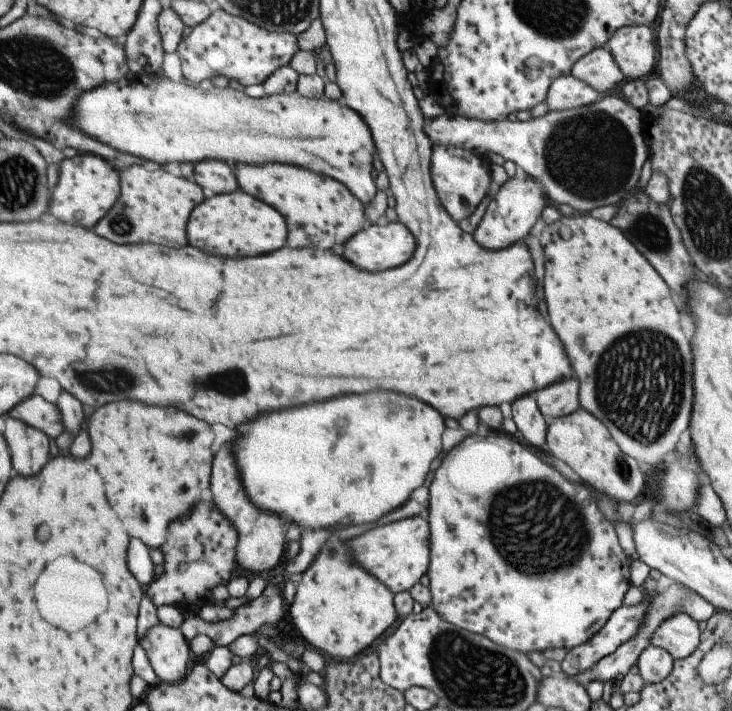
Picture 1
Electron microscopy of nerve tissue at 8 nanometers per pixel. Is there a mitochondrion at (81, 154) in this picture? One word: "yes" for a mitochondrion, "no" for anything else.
no

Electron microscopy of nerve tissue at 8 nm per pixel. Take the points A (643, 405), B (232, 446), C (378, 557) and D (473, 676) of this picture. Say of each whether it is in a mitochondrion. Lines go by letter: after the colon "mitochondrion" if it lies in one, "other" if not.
A: mitochondrion
B: other
C: other
D: mitochondrion

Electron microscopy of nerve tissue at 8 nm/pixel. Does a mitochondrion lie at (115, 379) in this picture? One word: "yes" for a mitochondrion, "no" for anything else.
yes

